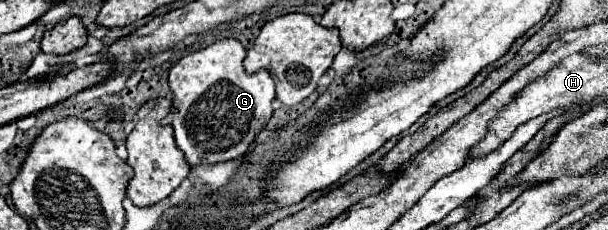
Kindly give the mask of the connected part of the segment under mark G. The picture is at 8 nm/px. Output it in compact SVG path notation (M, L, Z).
M225 38L225 40L217 40L215 44L203 50L187 54L169 70L173 112L163 120L163 124L173 126L175 142L191 166L219 164L219 162L241 158L243 154L249 152L257 134L267 126L273 114L271 102L275 98L275 82L271 80L267 70L261 70L255 76L247 76L243 68L243 58L245 58L245 48L237 40Z

